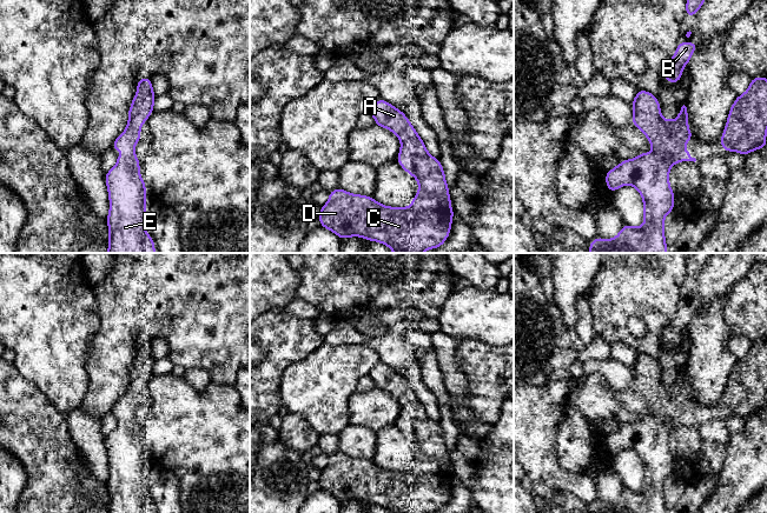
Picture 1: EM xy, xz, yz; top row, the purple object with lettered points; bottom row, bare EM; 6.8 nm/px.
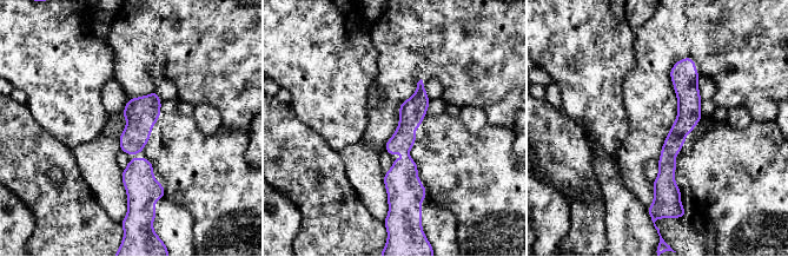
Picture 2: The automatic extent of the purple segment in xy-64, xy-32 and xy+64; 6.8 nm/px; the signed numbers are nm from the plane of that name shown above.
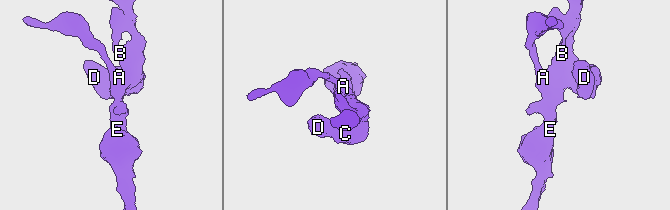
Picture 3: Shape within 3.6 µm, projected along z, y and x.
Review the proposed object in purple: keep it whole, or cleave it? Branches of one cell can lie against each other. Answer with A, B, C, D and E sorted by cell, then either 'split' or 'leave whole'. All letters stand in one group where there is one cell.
groups A B C D E; leave whole

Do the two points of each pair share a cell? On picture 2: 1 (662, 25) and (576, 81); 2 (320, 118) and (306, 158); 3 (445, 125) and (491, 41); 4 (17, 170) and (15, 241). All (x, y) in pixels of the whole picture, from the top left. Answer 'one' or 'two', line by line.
1: two
2: two
3: two
4: two

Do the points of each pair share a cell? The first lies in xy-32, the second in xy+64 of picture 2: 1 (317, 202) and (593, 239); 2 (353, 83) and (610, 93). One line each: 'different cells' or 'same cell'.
1: same cell
2: same cell

